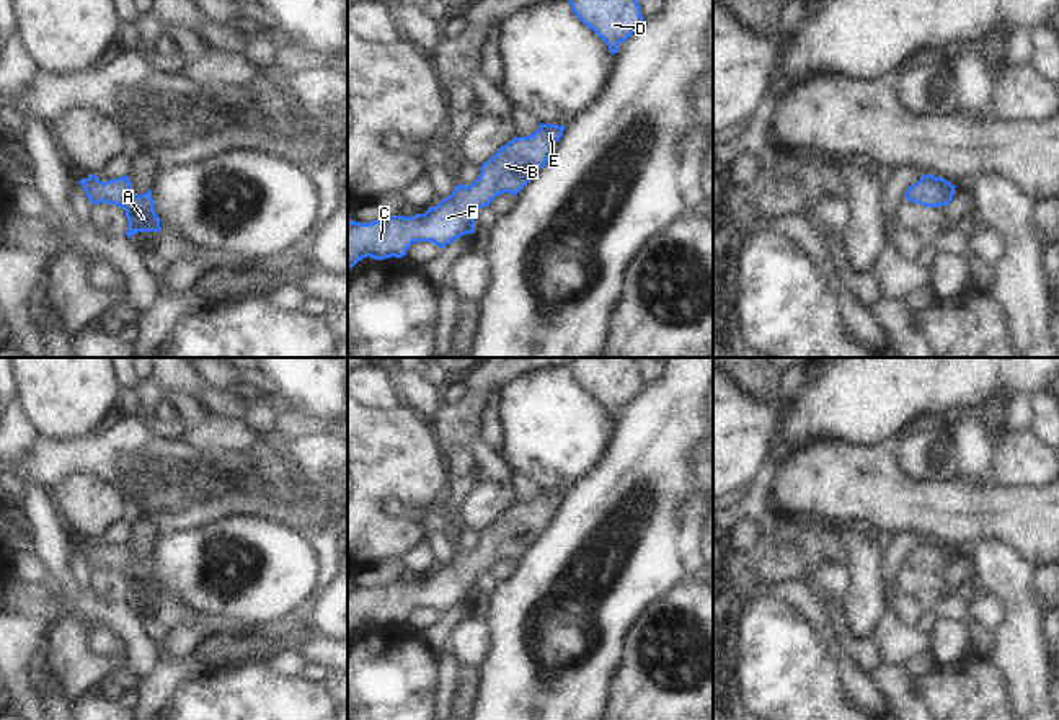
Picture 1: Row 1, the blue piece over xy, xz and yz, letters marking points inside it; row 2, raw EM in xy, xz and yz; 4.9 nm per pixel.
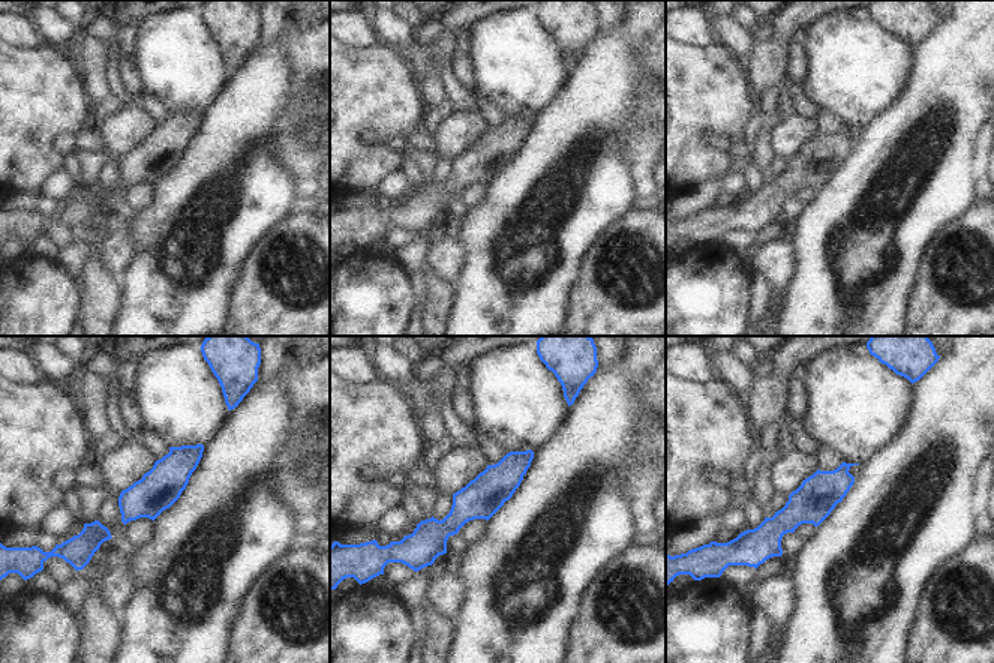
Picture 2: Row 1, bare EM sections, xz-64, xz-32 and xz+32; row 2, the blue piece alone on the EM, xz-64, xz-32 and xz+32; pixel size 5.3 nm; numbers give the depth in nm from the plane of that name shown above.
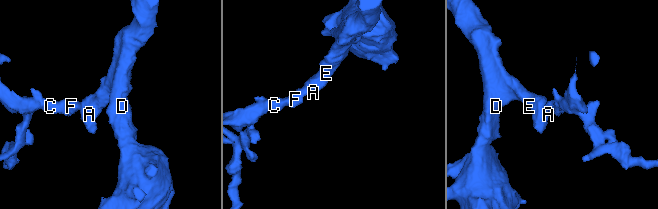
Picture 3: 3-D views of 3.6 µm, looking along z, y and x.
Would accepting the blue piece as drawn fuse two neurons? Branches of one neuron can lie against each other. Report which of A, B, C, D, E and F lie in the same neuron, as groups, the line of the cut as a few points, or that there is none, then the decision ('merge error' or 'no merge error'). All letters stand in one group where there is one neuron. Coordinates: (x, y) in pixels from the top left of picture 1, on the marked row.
A B C D E F; no cut; no merge error

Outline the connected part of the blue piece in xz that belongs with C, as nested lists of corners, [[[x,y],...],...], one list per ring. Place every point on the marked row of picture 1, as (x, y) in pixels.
[[[542,124],[527,137],[514,137],[504,147],[501,147],[490,160],[481,165],[480,176],[470,186],[454,186],[450,196],[441,199],[434,207],[429,207],[424,214],[414,214],[411,217],[392,216],[374,222],[361,224],[356,220],[348,222],[348,269],[352,268],[362,258],[385,260],[401,258],[414,242],[432,242],[439,248],[444,248],[455,238],[475,232],[475,211],[503,194],[517,194],[527,186],[527,183],[545,167],[552,157],[556,142],[561,139],[565,126]]]

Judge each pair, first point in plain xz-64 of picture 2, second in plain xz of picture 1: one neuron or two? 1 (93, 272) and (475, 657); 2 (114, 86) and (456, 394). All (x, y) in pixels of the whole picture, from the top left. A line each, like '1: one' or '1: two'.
1: two
2: one

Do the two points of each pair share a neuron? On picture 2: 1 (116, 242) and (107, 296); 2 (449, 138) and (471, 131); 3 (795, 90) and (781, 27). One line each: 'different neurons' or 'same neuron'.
1: different neurons
2: same neuron
3: different neurons

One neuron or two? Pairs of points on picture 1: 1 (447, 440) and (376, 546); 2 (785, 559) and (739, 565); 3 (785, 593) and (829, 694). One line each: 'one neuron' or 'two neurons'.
1: two neurons
2: one neuron
3: two neurons

